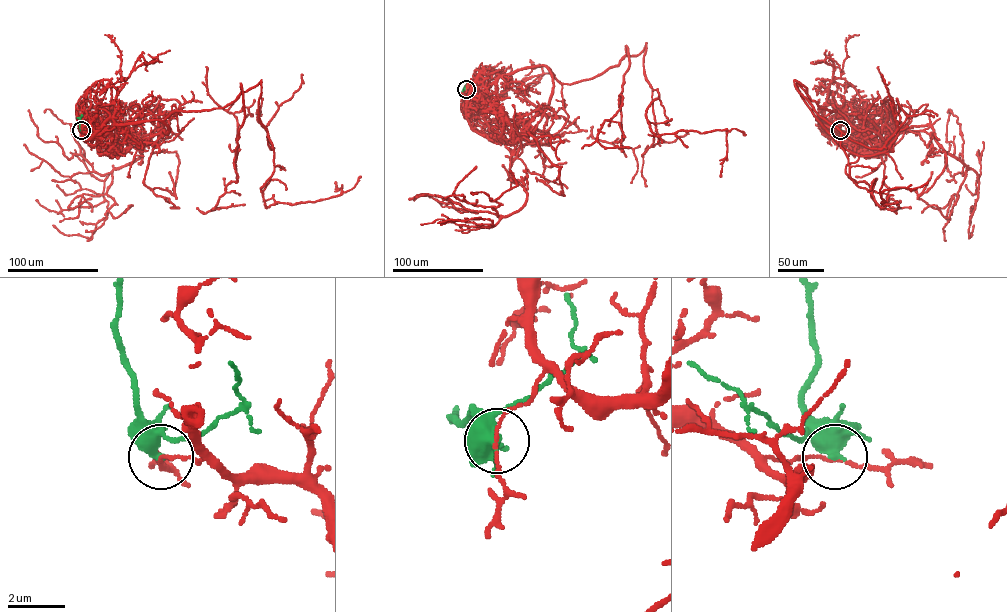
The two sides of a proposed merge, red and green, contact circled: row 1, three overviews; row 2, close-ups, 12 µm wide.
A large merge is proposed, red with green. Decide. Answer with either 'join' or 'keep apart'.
keep apart

